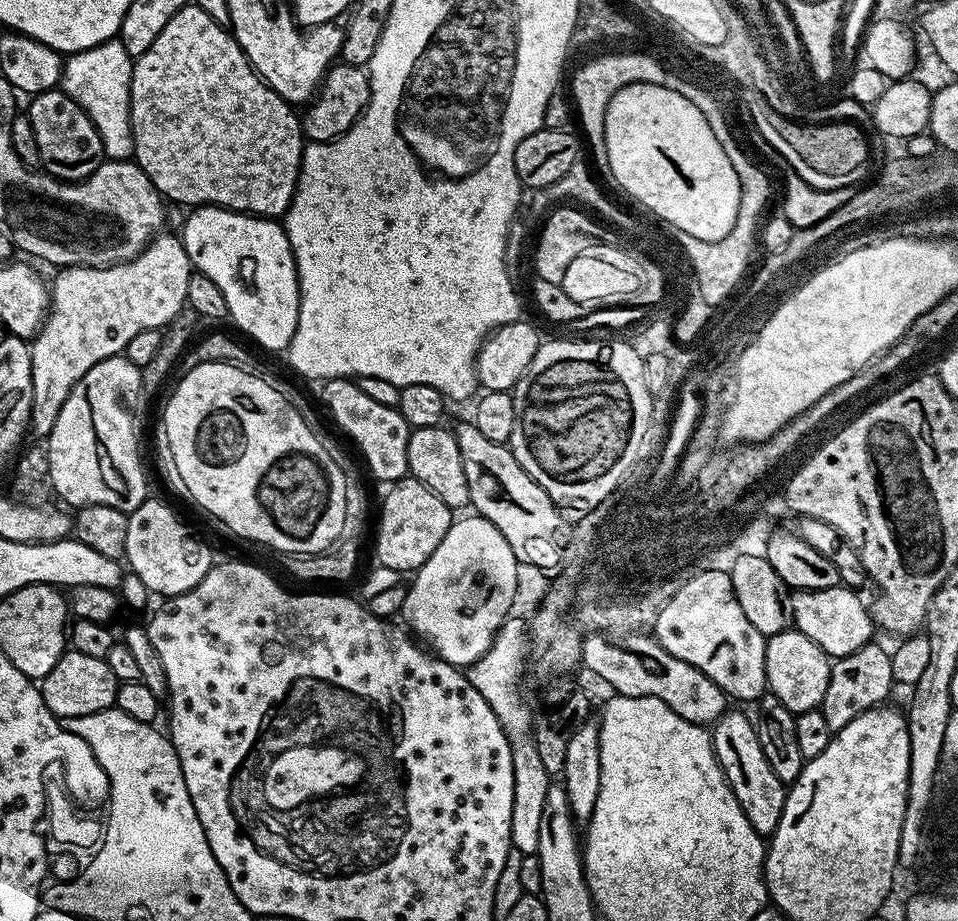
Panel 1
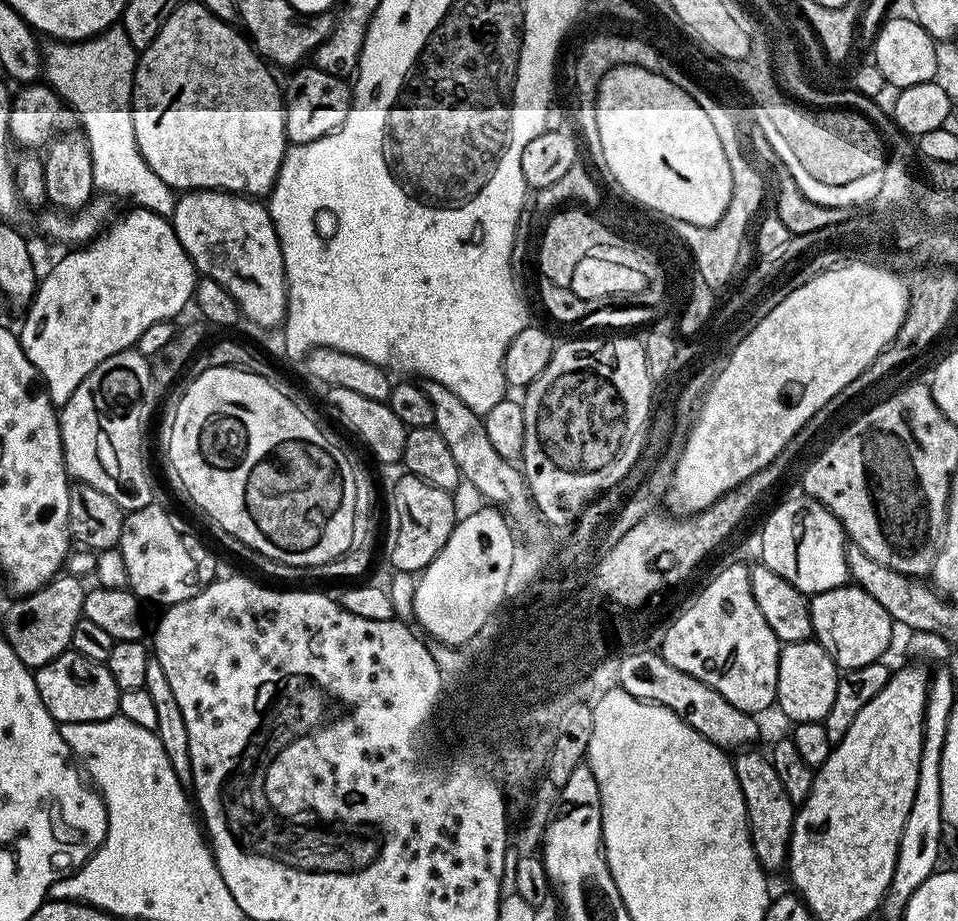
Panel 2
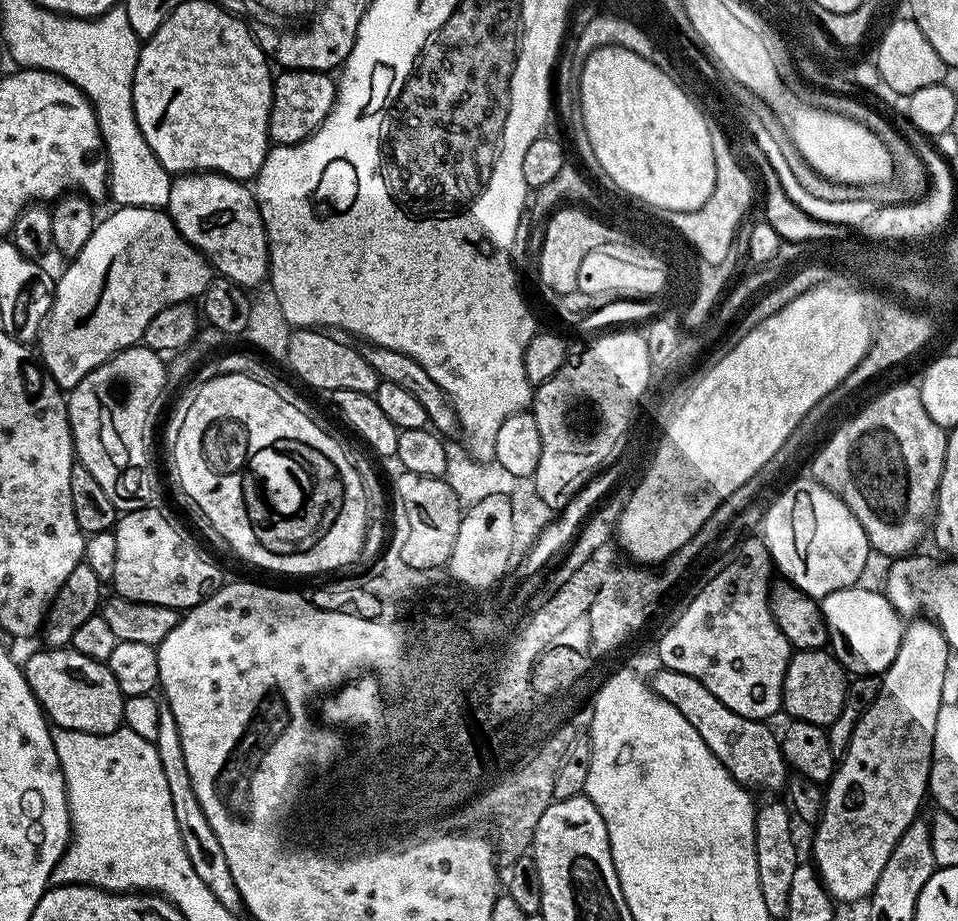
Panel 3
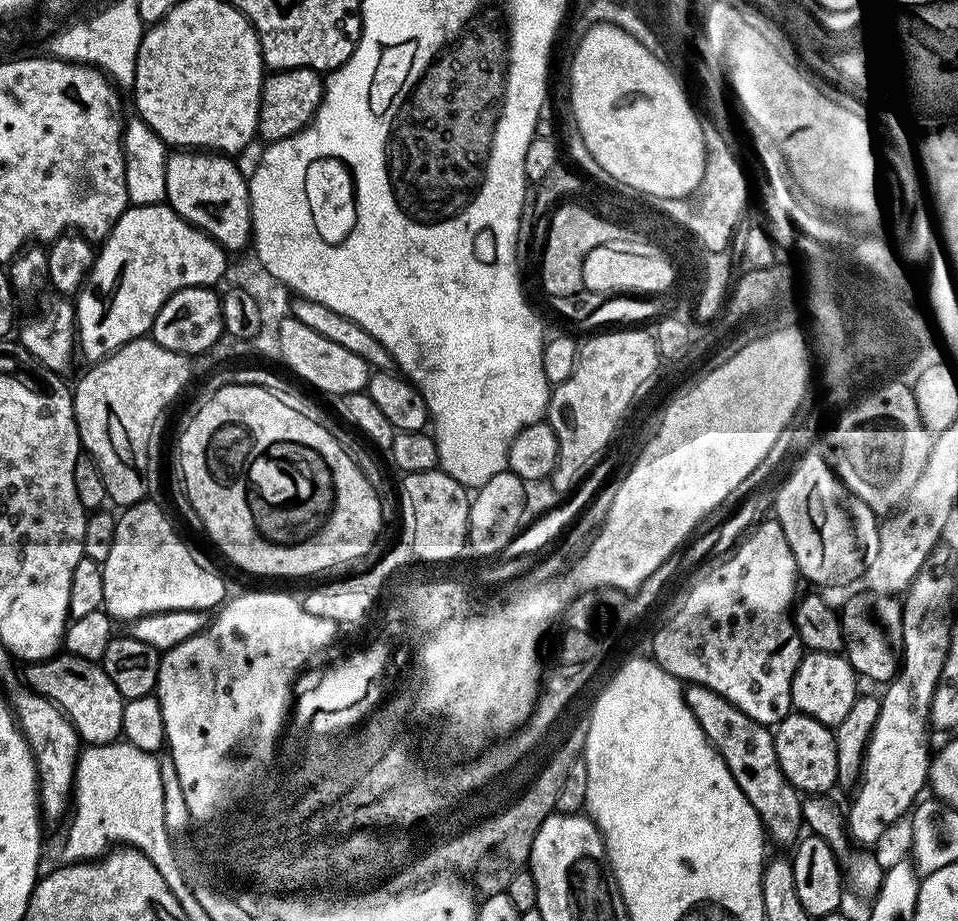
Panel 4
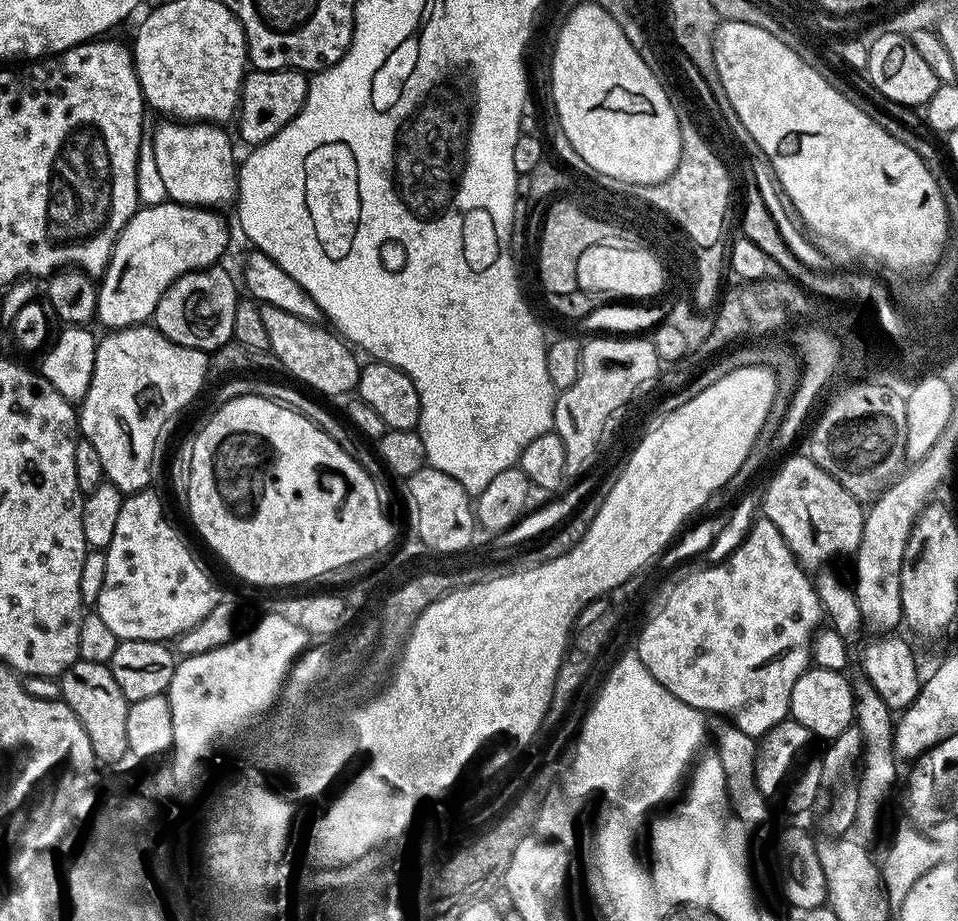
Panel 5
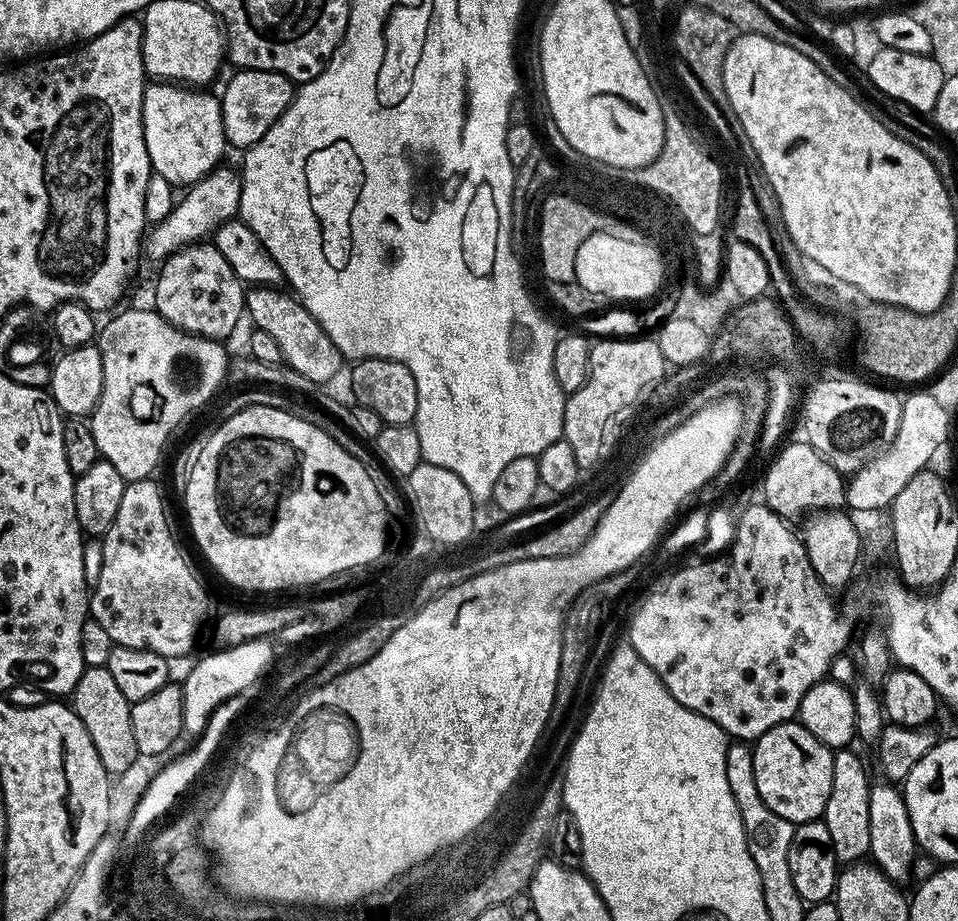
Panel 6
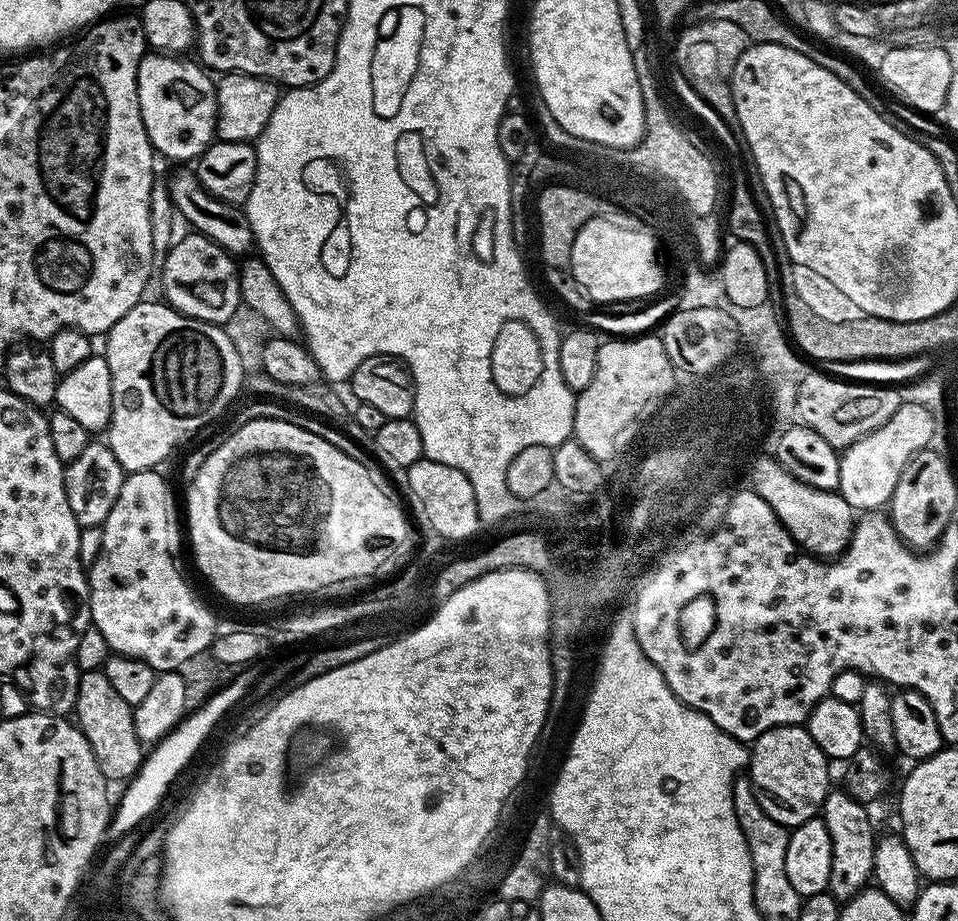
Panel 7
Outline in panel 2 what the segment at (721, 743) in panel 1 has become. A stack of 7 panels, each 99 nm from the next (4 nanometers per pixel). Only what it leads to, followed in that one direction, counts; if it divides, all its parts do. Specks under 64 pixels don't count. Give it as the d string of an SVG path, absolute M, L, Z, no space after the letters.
M740 750L735 753L736 777L742 790L742 798L746 802L748 815L748 833L754 846L754 854L758 858L765 873L773 874L785 867L788 862L788 840L792 836L792 823L796 817L797 805L787 796L786 789L778 779L778 770L768 761L763 751Z

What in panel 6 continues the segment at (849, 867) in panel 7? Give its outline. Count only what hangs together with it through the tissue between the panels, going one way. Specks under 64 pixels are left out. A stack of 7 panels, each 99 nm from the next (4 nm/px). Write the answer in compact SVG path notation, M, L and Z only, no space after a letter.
M846 747L832 753L830 798L826 798L822 817L826 830L830 830L830 842L840 866L863 861L870 853L870 779L863 762L852 751Z

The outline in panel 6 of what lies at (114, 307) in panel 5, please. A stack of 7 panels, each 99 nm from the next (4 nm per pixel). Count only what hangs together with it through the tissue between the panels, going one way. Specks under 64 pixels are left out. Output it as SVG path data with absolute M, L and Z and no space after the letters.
M217 166L207 172L198 183L191 185L184 197L173 203L170 214L166 218L155 221L146 236L146 256L155 262L163 262L180 248L195 244L211 237L220 225L228 220L237 219L240 215L240 199L244 177L232 168Z

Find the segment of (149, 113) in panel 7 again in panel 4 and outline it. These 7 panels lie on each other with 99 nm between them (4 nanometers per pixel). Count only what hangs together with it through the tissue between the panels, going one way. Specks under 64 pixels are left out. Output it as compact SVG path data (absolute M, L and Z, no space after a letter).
M204 150L173 151L166 166L166 203L186 222L201 228L229 253L236 254L249 247L252 207L248 201L248 180L232 160L235 159Z

